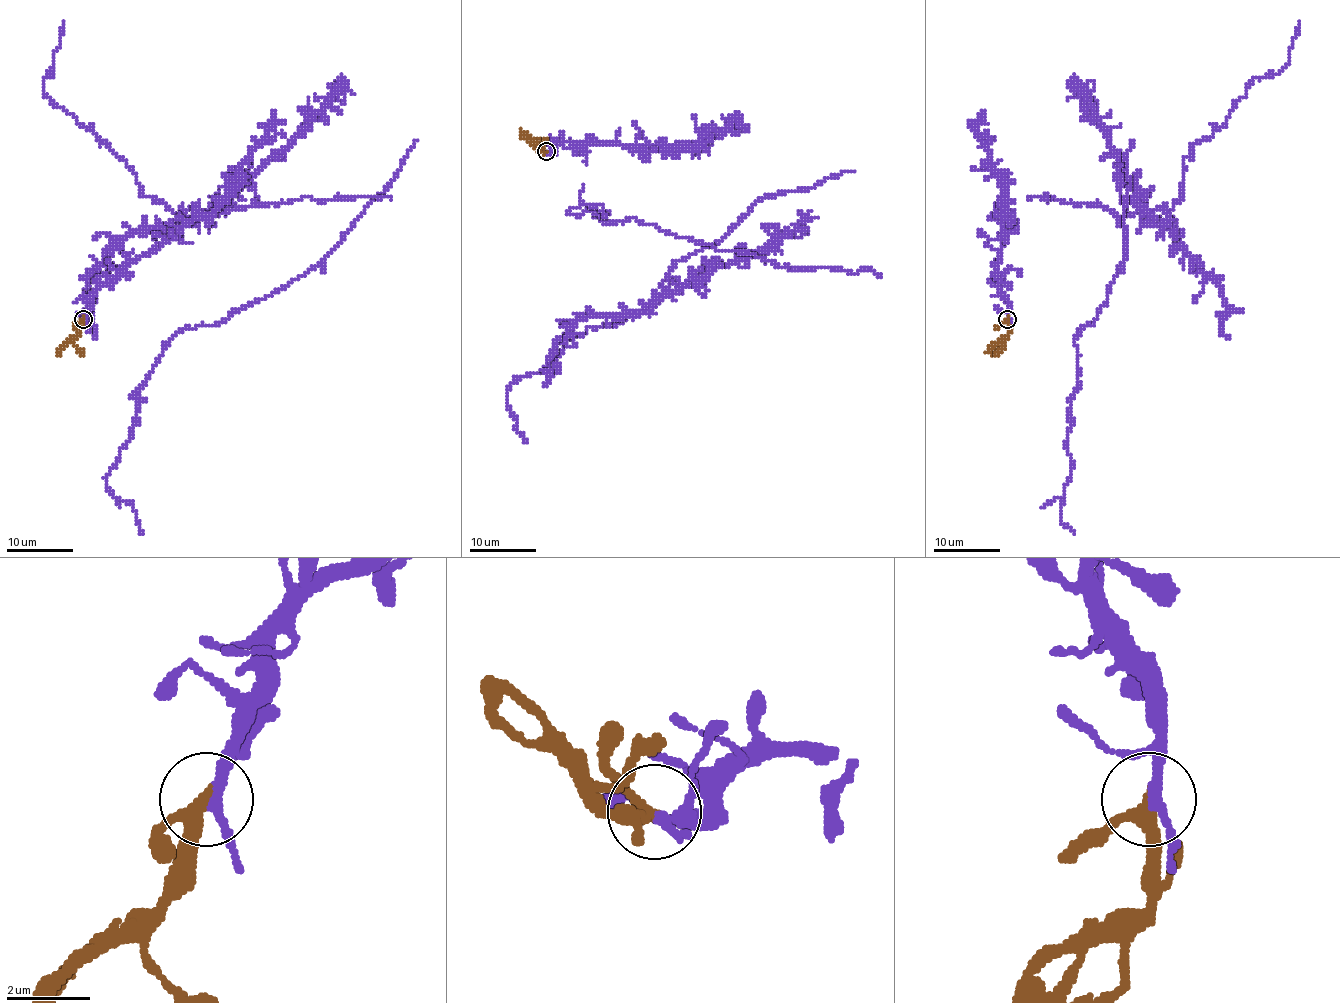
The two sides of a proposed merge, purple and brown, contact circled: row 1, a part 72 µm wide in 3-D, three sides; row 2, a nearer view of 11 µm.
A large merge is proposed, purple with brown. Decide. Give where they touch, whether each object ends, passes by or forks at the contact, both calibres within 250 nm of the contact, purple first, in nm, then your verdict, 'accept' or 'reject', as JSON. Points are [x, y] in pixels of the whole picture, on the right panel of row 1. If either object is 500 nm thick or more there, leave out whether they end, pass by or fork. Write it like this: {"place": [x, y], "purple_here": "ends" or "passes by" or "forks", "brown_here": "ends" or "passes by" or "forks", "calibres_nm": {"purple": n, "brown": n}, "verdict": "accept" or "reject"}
{"place": [1007, 319], "purple_here": "passes by", "brown_here": "passes by", "calibres_nm": {"purple": 200, "brown": 300}, "verdict": "accept"}

